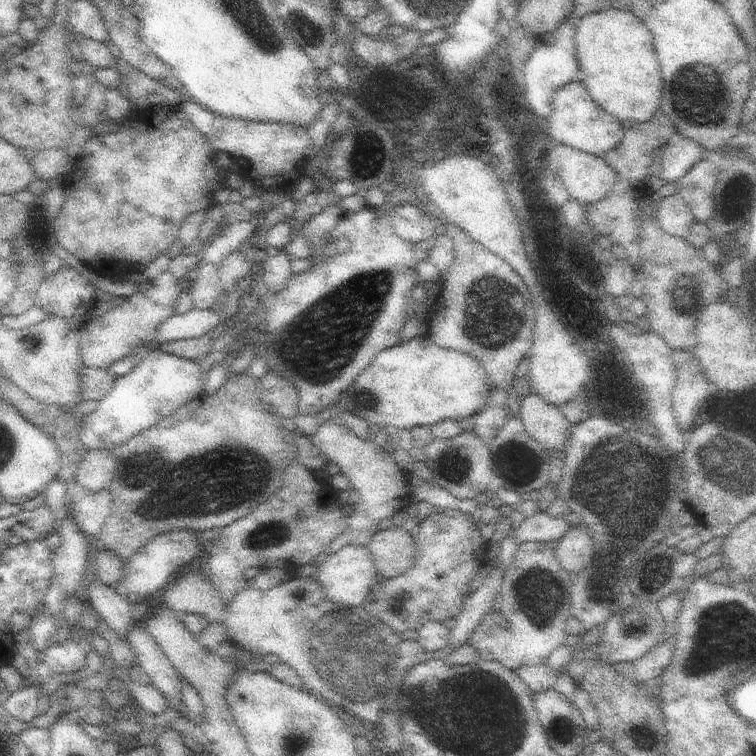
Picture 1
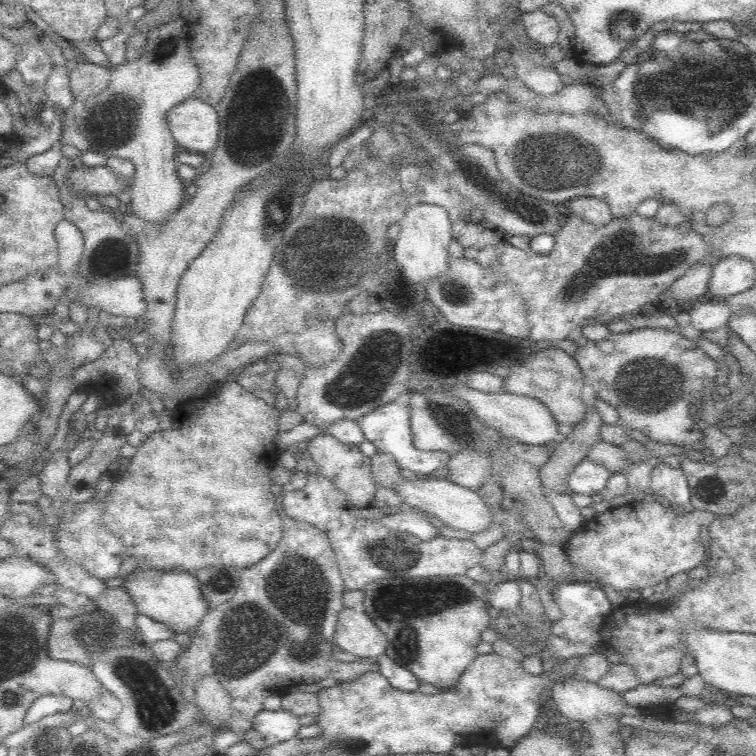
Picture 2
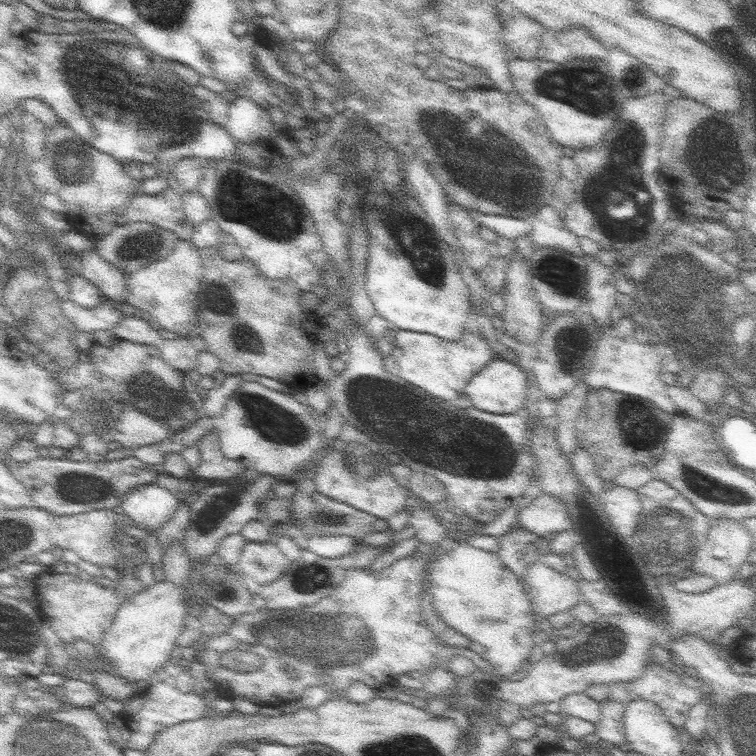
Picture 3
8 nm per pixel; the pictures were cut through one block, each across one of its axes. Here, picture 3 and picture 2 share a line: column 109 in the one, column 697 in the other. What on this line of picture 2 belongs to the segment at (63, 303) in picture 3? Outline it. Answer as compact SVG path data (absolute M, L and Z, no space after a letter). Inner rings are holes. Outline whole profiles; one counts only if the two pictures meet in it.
M710 300L704 302L704 304L698 304L690 318L692 318L692 326L702 330L704 334L710 334L710 332L716 332L718 328L724 328L730 320L730 316L734 314L734 310L724 304L724 300Z

